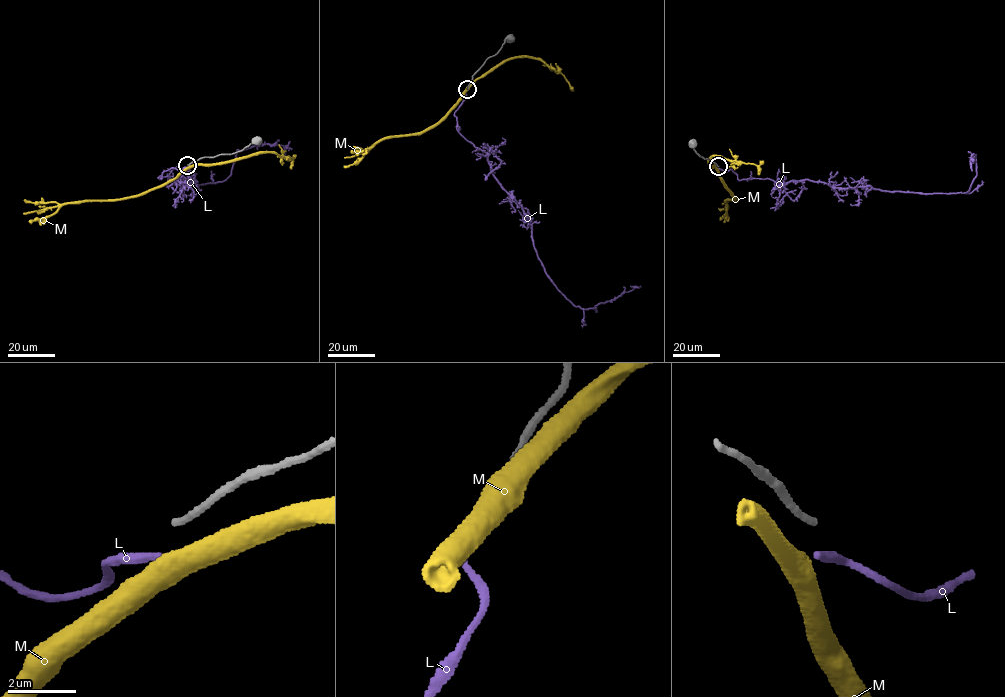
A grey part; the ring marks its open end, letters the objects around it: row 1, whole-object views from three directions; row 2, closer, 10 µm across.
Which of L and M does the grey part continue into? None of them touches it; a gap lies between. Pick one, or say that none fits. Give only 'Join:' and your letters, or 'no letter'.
Join: no letter

